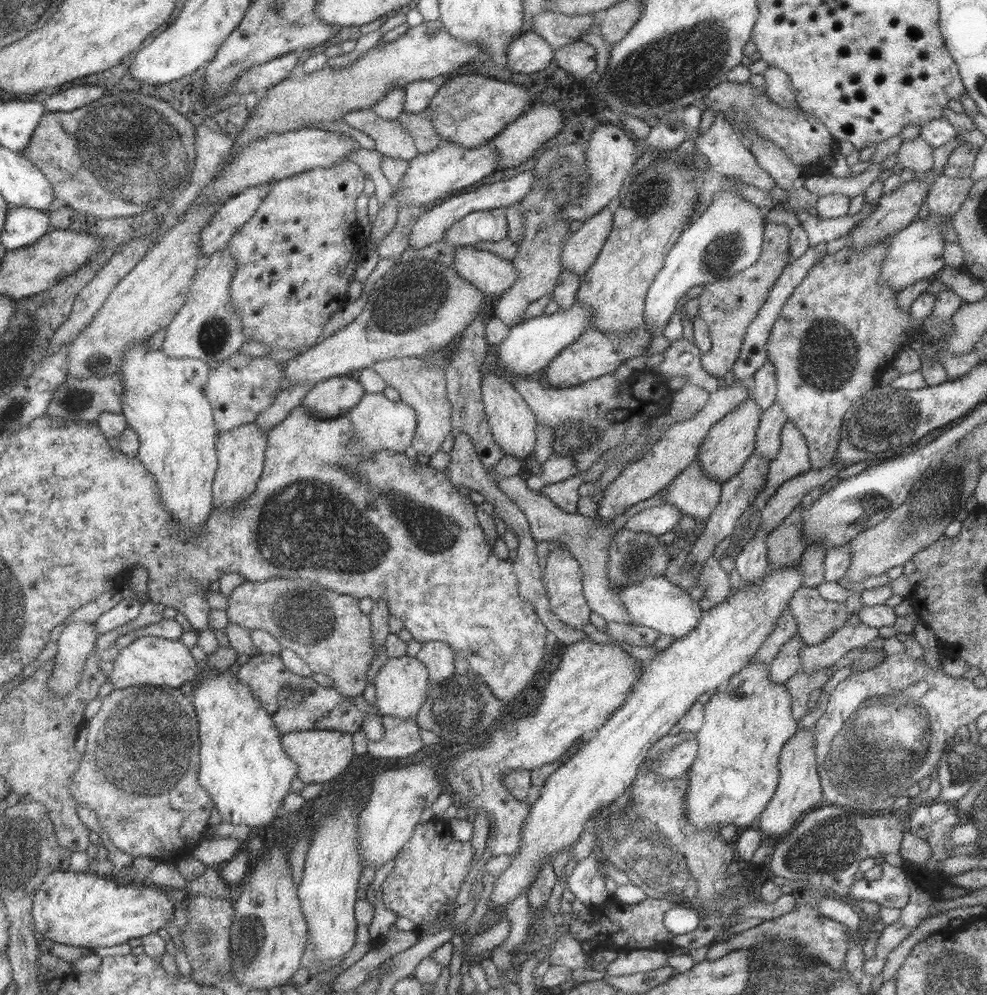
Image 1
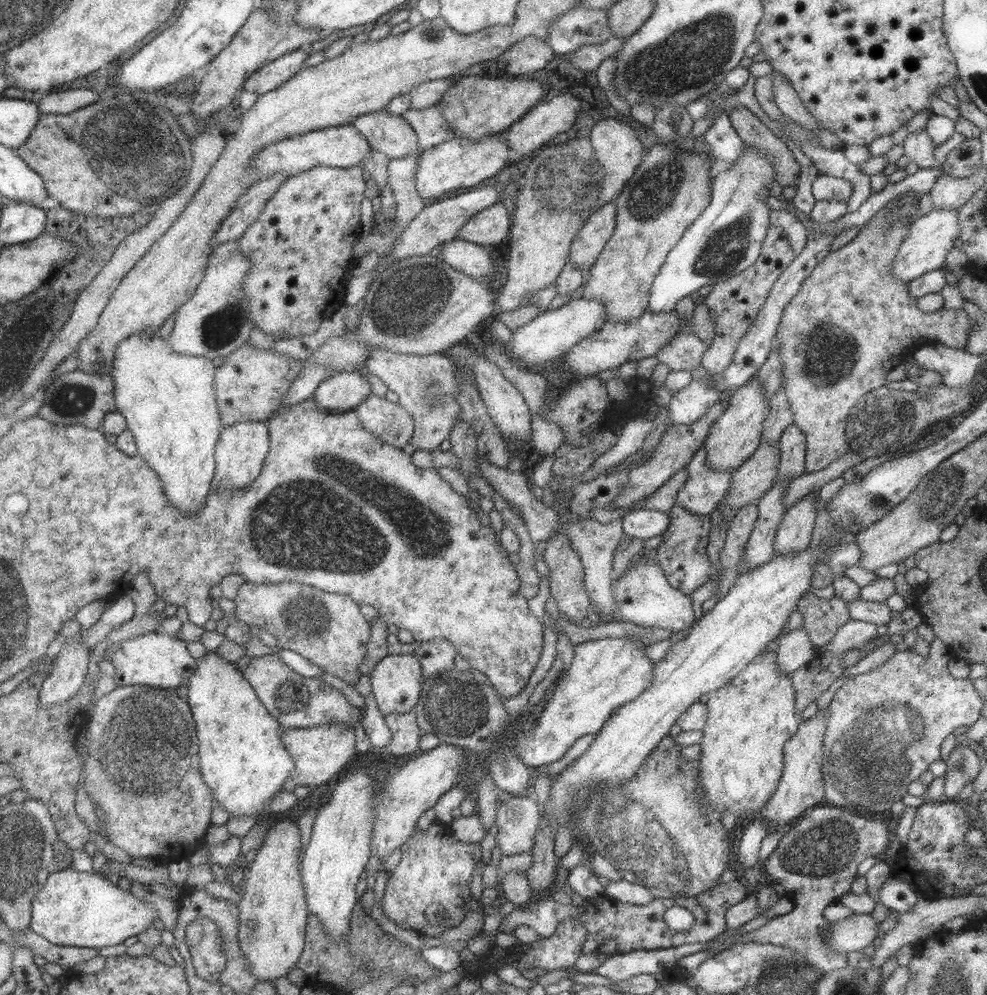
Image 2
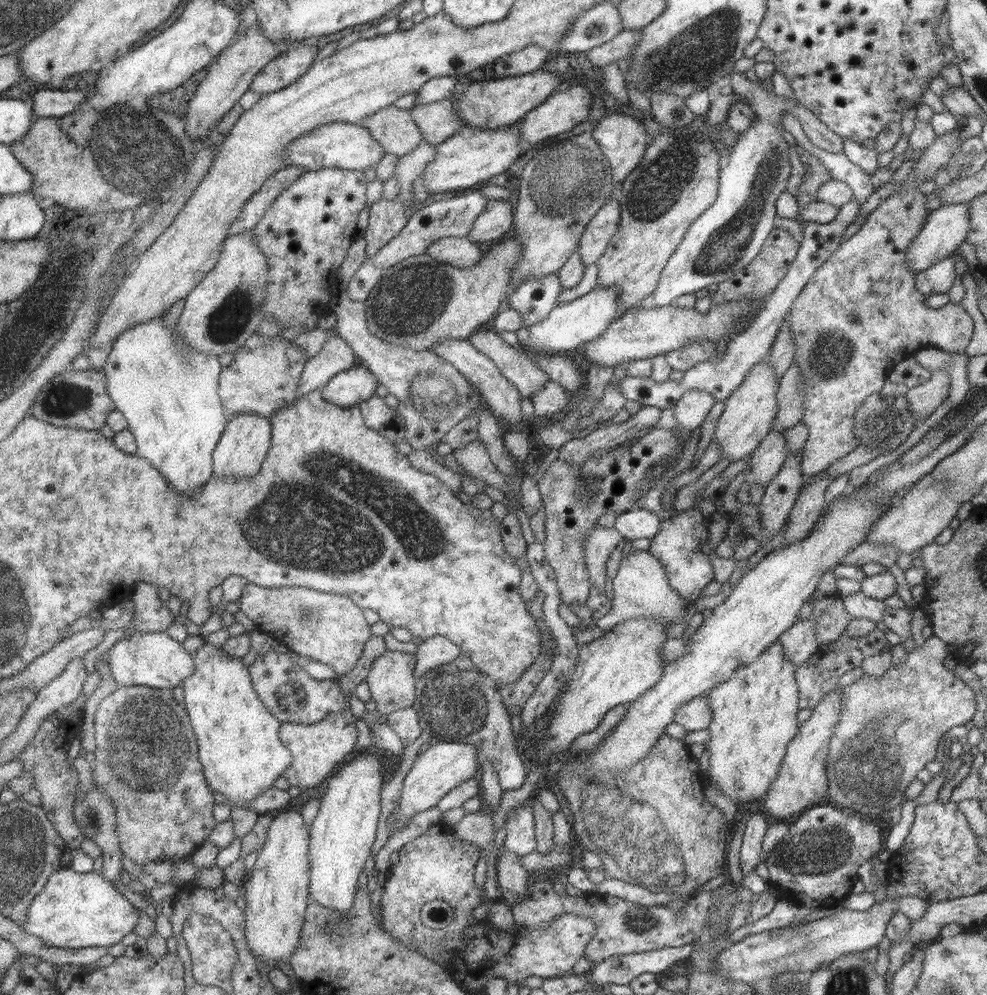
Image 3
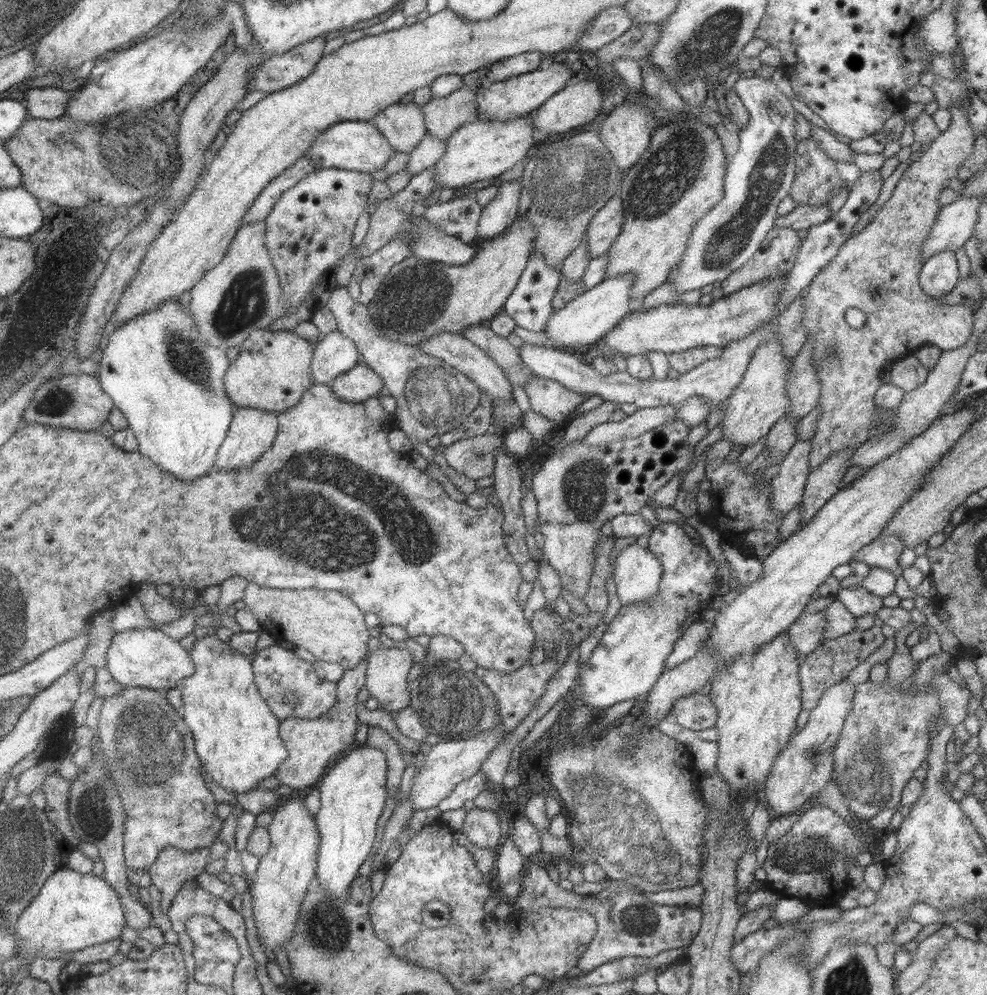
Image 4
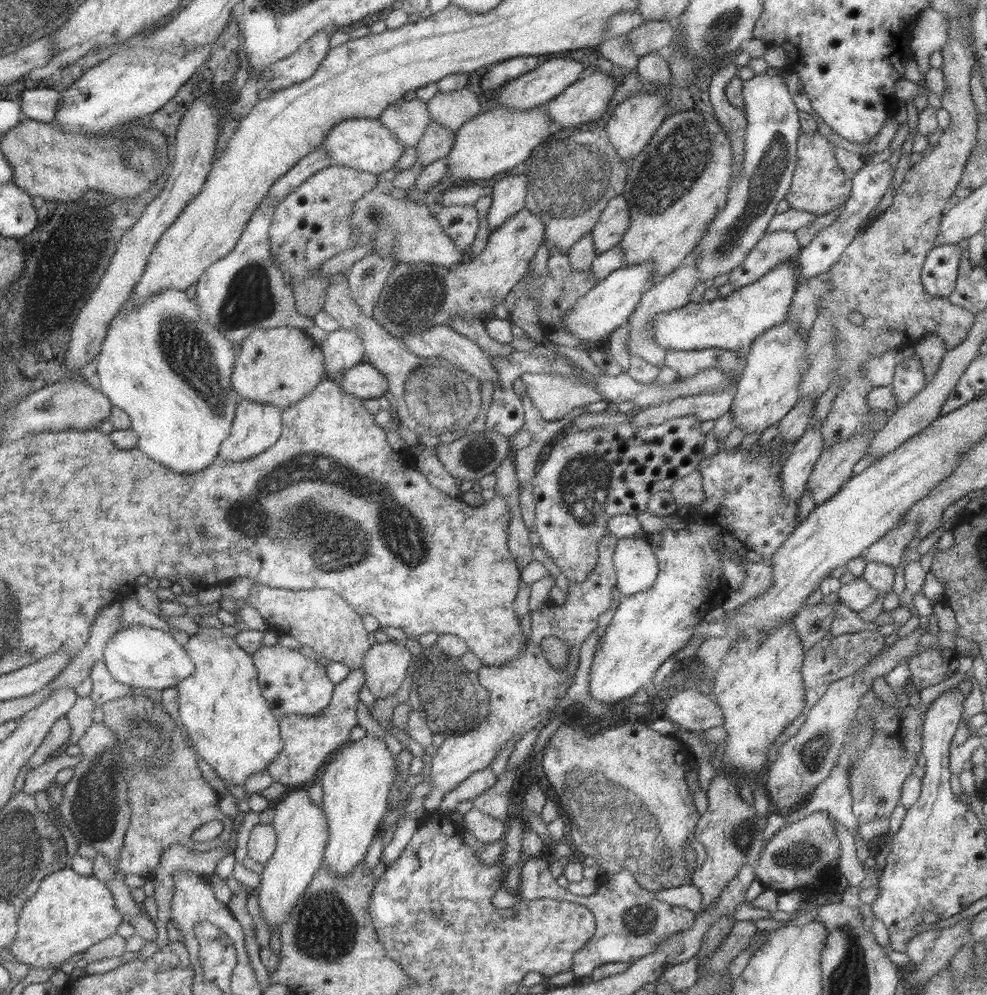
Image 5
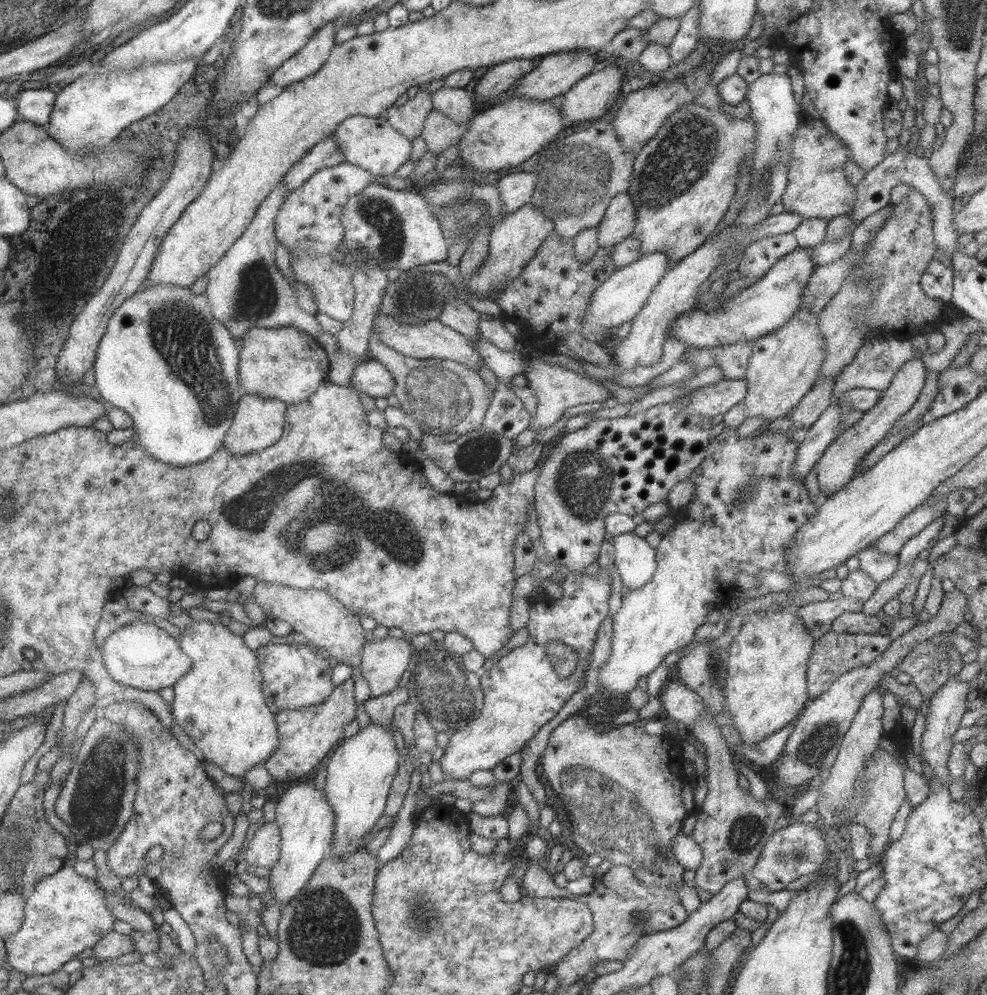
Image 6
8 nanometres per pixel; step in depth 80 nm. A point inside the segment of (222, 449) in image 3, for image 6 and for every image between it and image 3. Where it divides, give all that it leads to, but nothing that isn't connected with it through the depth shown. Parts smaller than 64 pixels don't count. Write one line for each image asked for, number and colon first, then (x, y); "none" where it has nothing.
4: (252, 431)
5: (255, 427)
6: (257, 423)

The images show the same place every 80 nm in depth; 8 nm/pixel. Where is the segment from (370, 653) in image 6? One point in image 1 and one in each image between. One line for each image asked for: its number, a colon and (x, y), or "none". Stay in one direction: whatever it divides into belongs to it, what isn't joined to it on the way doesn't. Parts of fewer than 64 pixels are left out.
1: (400, 685)
2: (395, 680)
3: (389, 679)
4: (387, 668)
5: (384, 664)

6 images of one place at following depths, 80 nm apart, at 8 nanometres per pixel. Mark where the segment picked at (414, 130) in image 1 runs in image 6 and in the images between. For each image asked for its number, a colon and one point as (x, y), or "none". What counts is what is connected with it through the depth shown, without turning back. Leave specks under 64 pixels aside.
2: (431, 128)
3: (436, 120)
4: (443, 115)
5: (451, 109)
6: (456, 103)

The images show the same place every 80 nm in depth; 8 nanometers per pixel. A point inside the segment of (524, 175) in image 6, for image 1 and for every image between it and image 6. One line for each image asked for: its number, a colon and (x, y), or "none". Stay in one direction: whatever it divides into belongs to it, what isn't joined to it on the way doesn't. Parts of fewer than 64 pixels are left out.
1: (487, 225)
2: (488, 226)
3: (496, 218)
4: (502, 210)
5: (508, 194)

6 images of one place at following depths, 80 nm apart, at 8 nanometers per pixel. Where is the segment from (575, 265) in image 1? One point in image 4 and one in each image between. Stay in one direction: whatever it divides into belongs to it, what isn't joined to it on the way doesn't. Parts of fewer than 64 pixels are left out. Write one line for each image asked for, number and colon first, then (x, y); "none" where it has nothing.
2: (587, 244)
3: (597, 233)
4: (604, 227)

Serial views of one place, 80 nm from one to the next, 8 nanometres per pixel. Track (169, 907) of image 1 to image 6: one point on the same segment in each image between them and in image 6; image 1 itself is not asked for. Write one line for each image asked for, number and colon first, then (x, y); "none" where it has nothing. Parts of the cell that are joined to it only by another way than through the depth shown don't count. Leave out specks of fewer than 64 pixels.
2: (84, 909)
3: (75, 910)
4: (73, 911)
5: (70, 913)
6: (67, 913)

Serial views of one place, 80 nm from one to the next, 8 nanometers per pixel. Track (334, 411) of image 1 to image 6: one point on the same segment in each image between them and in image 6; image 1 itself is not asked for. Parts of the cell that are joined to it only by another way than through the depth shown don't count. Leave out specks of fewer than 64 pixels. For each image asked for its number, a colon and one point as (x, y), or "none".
2: (341, 391)
3: (346, 388)
4: (358, 384)
5: (364, 382)
6: (369, 377)

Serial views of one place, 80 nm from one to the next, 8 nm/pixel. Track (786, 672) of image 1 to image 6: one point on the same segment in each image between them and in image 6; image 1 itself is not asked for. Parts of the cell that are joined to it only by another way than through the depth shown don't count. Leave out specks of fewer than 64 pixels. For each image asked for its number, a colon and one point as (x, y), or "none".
2: (794, 649)
3: (798, 642)
4: (805, 632)
5: (811, 622)
6: (818, 616)

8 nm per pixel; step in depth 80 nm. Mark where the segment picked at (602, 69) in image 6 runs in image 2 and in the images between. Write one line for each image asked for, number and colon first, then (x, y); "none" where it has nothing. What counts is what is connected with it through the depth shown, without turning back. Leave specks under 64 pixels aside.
2: (554, 114)
3: (566, 107)
4: (576, 104)
5: (585, 99)

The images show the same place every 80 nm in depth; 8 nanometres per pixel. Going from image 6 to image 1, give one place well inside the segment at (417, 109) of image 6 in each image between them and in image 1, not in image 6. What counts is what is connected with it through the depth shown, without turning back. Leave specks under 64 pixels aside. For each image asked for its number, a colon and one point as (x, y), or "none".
1: (390, 139)
2: (389, 134)
3: (393, 128)
4: (403, 126)
5: (407, 120)

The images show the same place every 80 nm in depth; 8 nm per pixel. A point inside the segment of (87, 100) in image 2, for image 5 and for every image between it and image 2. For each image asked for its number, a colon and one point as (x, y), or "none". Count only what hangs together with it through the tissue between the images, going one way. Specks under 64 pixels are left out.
3: (47, 103)
4: (48, 103)
5: (42, 104)

